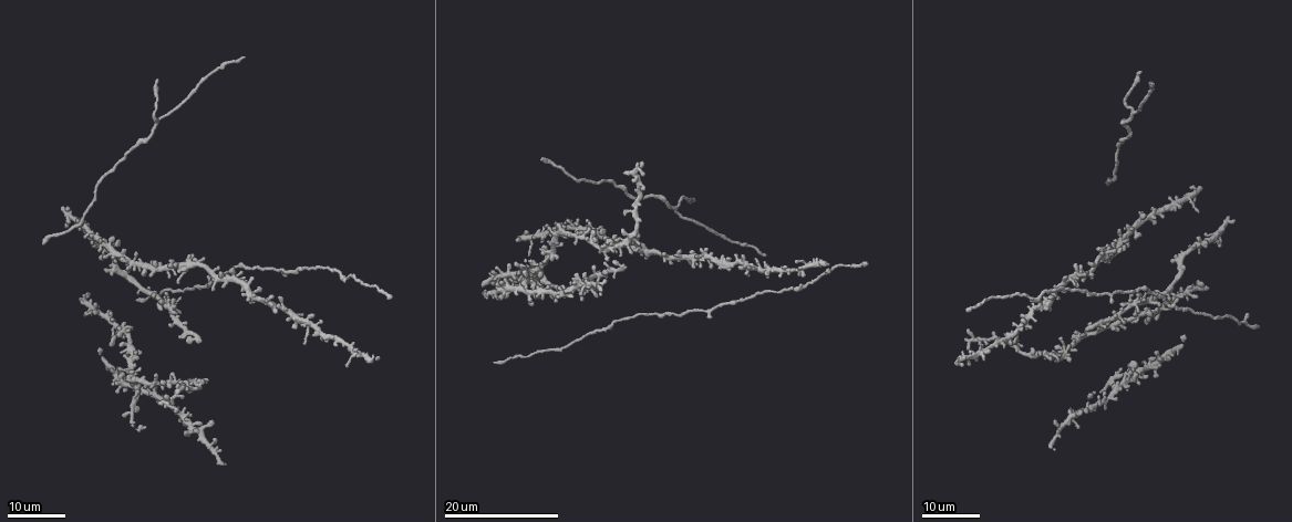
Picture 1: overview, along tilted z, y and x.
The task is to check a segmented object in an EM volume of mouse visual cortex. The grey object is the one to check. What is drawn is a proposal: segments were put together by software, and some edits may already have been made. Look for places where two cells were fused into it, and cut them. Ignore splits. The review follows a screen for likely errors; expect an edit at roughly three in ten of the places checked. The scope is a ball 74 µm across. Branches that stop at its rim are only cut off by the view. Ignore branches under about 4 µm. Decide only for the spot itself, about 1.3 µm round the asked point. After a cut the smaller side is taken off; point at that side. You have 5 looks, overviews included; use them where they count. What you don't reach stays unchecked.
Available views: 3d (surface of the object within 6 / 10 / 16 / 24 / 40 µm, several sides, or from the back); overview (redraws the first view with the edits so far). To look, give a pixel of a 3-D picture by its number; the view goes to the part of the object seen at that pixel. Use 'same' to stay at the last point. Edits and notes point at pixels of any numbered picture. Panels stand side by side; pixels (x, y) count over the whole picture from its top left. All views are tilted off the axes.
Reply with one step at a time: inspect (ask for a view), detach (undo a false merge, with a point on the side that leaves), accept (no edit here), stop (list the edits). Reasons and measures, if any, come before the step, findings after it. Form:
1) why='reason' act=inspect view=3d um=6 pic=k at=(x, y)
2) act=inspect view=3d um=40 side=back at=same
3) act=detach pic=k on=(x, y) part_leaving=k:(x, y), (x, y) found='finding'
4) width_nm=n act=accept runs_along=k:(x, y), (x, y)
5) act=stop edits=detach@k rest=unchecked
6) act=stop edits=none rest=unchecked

why='three arms meet' act=inspect view=3d um=16 pic=1 at=(1169, 303)

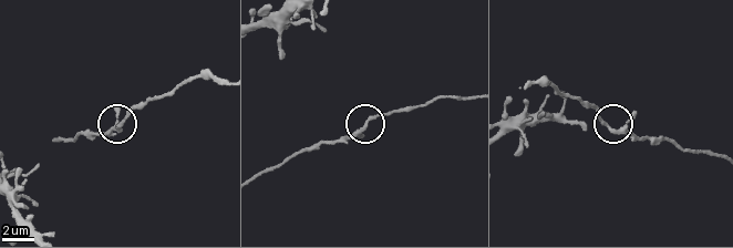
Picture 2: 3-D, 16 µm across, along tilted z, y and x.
why='closer look' act=inspect view=3d um=10 pic=2 at=(367, 125)

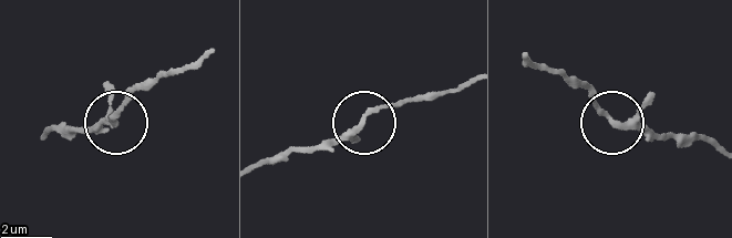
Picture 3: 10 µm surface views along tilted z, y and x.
act=accept found='all the same cell'

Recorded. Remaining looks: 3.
act=inspect view=3d um=16 pic=1 at=(144, 394)

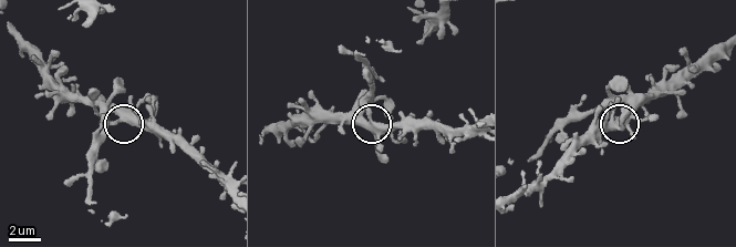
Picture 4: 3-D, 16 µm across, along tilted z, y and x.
act=inspect view=3d um=6 pic=4 at=(372, 122)

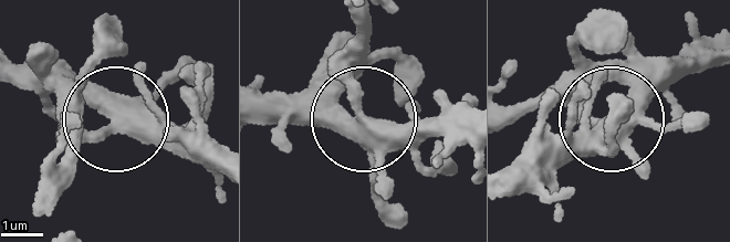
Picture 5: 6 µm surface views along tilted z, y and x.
side_arm_um=12 act=accept found='all the same cell'

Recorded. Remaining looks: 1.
act=stop edits=none rest=unchecked

